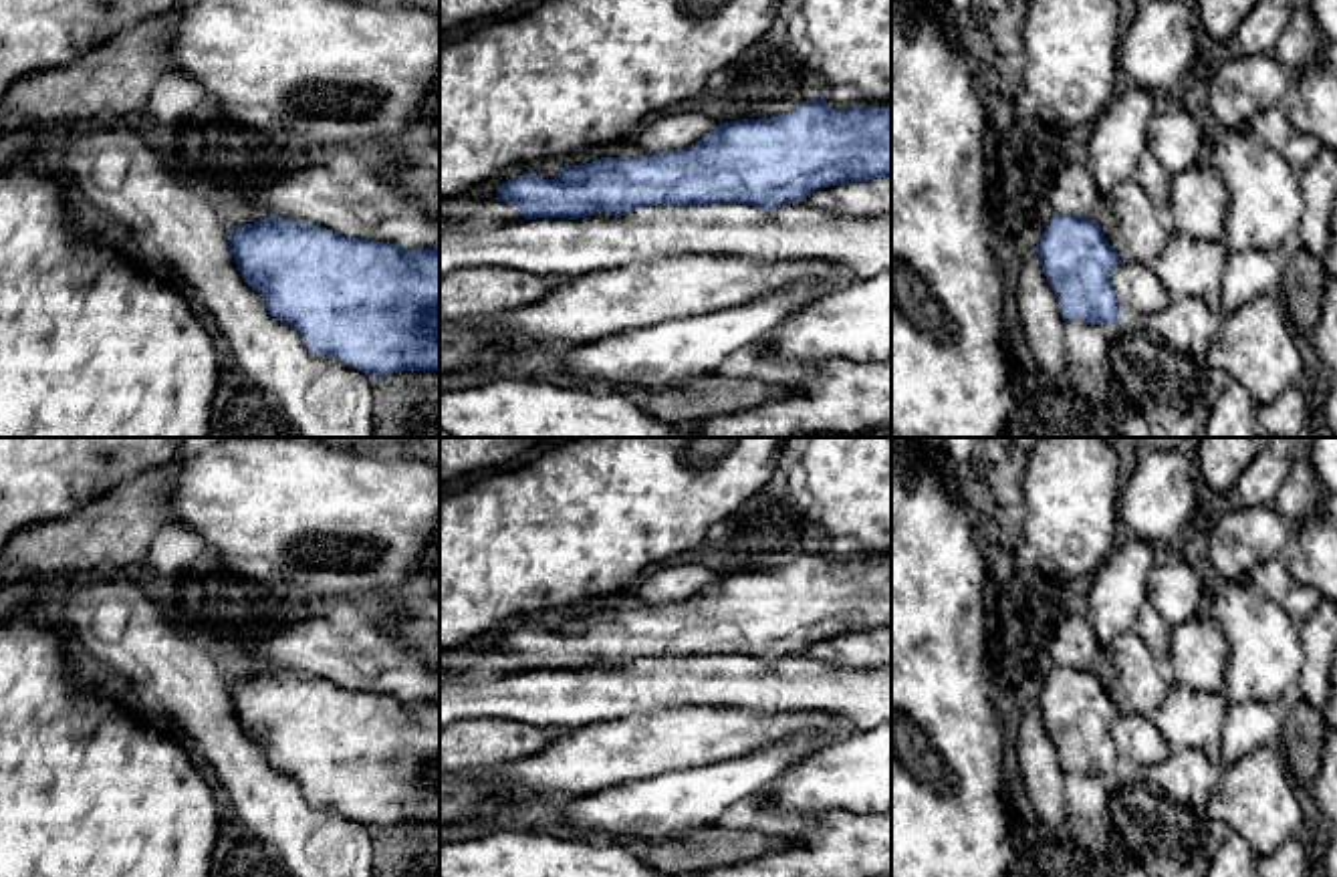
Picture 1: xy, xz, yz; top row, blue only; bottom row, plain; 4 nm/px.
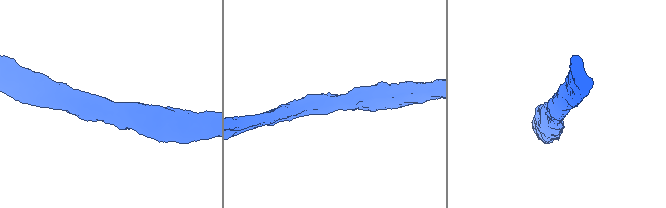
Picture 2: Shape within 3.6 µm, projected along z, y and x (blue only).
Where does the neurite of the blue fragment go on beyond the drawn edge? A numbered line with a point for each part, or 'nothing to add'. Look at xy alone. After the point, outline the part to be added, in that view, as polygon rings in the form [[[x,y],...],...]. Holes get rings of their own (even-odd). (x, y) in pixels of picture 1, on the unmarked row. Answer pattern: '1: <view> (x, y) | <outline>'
1: xy (368, 658) | [[[321,613],[288,623],[250,647],[270,667],[323,677],[341,687],[379,692],[401,700],[440,698],[440,669],[407,649],[409,635],[375,625],[341,631]]]

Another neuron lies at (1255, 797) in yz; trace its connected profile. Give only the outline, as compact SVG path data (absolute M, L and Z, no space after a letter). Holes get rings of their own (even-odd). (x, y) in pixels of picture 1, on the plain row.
M1281 744L1262 746L1240 758L1232 768L1222 770L1210 796L1210 812L1248 843L1256 855L1258 877L1309 877L1307 851L1299 839L1303 812L1293 792Z

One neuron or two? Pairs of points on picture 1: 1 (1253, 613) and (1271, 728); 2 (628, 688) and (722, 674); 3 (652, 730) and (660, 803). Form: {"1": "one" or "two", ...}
{"1": "one", "2": "one", "3": "two"}

